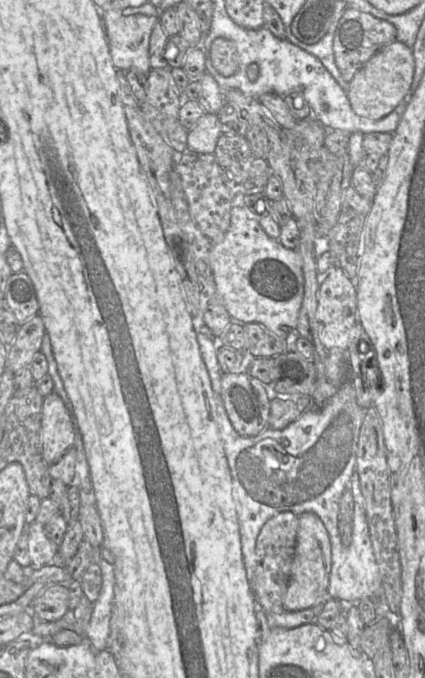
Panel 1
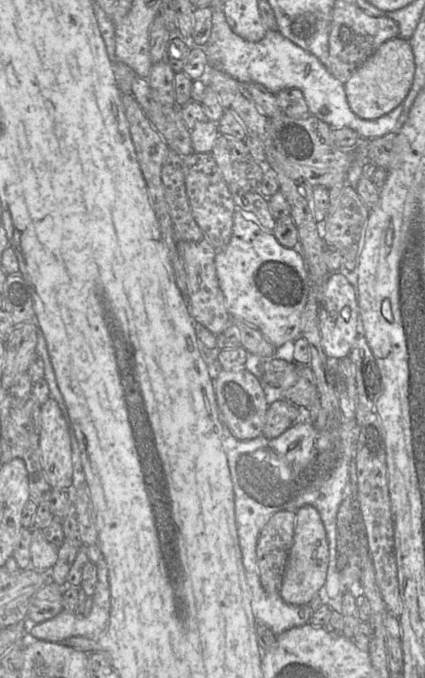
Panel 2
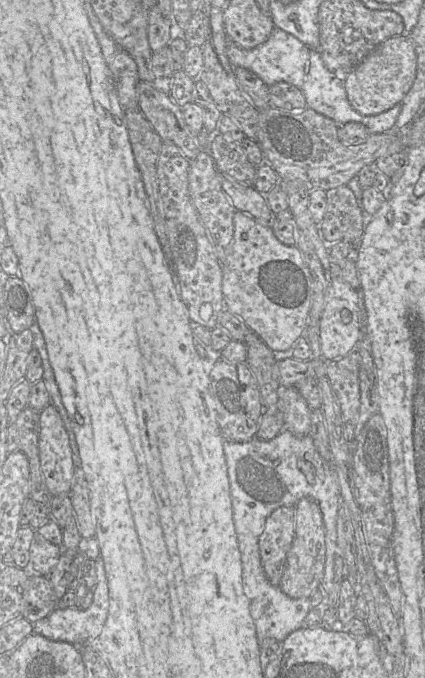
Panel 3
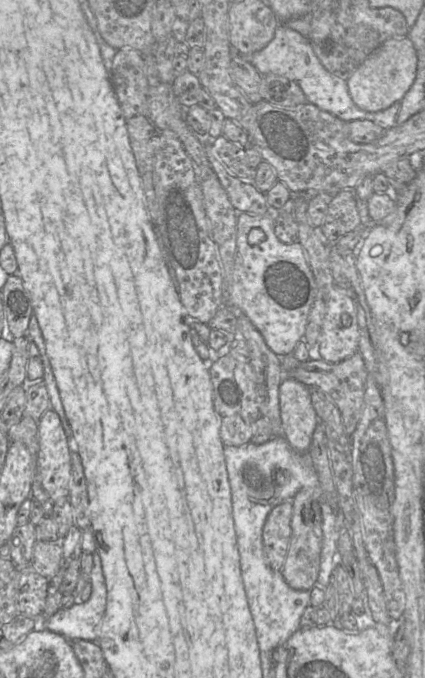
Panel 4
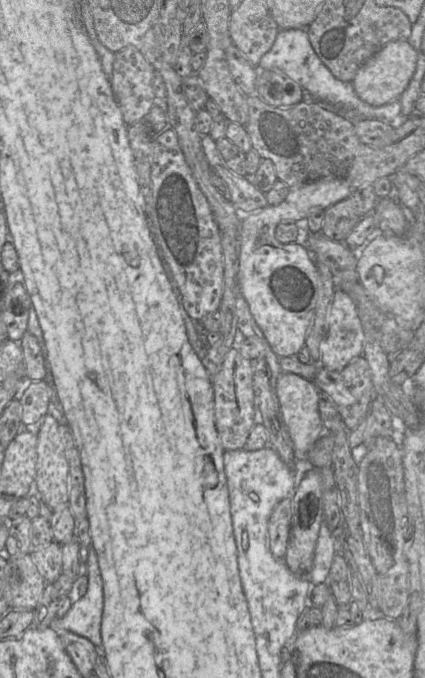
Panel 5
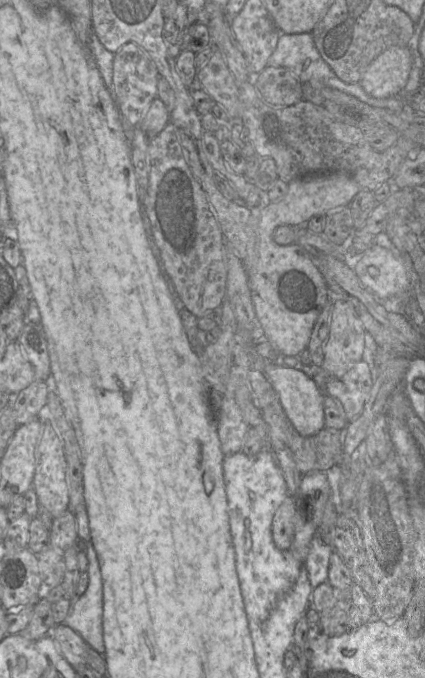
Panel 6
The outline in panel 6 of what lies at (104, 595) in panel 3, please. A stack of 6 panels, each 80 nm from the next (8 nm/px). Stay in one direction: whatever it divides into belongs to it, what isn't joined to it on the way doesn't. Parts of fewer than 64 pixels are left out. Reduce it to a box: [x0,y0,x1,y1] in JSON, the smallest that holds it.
[64,540,105,655]

